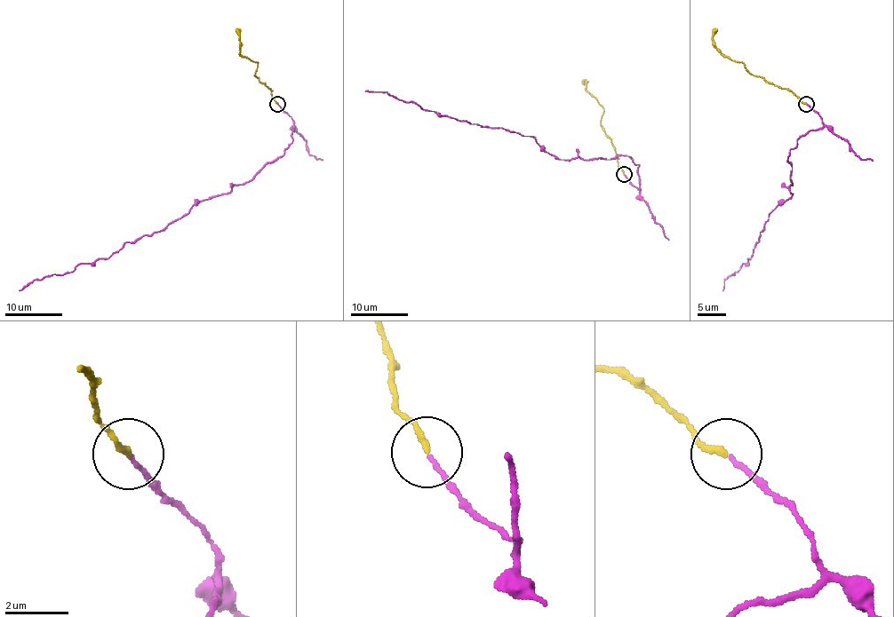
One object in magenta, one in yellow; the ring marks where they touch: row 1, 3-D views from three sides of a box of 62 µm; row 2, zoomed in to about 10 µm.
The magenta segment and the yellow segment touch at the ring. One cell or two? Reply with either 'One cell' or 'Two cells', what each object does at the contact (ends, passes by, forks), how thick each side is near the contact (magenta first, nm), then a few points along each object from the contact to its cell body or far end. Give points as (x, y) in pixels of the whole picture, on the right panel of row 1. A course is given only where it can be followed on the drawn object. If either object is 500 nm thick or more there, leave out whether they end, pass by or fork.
One cell. At the ring magenta ends. At the ring yellow ends. Thickness 140 nm (magenta) against 200 nm. Course of magenta: (807, 104), (823, 125), (810, 130), (788, 155), (792, 196), (769, 215), (753, 255), (724, 279), (723, 290). Course of yellow: (806, 104), (786, 88), (753, 75), (743, 64), (726, 57), (714, 44), (714, 28)

